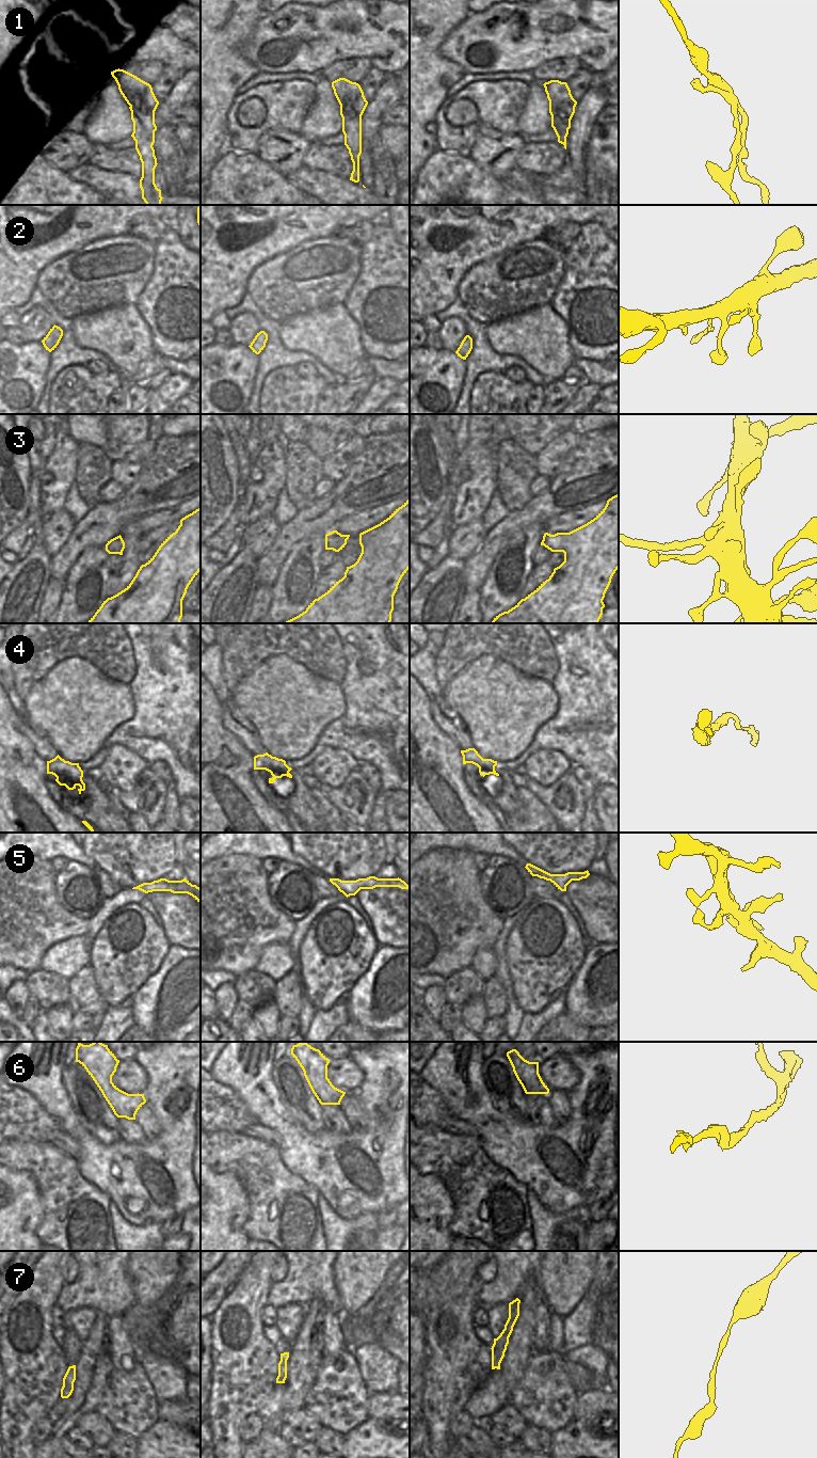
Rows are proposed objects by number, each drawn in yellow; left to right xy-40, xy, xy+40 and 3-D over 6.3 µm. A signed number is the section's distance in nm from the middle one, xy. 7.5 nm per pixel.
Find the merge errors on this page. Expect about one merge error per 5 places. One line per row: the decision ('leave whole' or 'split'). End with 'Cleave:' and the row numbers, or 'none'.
1: split
2: leave whole
3: leave whole
4: leave whole
5: leave whole
6: leave whole
7: leave whole
Cleave: 1

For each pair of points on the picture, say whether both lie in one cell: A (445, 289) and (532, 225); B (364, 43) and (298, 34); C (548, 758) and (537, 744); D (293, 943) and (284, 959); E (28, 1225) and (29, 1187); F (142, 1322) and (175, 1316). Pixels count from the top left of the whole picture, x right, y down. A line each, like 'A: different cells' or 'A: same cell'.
A: same cell
B: same cell
C: different cells
D: different cells
E: same cell
F: same cell

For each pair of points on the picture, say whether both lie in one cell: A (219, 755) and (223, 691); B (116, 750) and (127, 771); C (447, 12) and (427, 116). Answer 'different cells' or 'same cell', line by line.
A: different cells
B: same cell
C: same cell

